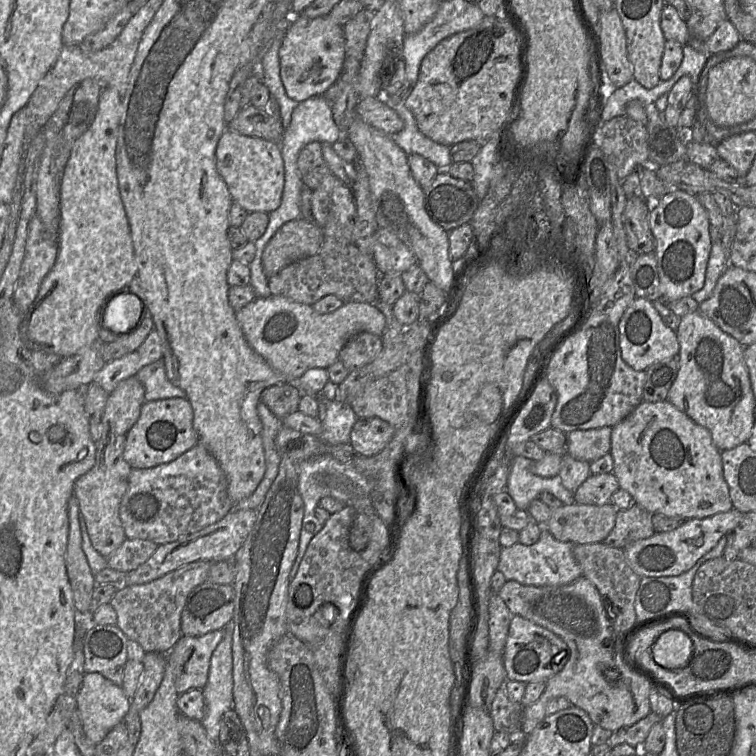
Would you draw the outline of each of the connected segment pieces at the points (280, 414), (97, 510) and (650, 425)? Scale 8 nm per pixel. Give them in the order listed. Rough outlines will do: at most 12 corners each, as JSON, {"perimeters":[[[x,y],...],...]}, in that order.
{"perimeters":[[[289,383],[264,389],[260,402],[280,420],[303,393]],[[136,375],[109,393],[94,466],[74,483],[92,546],[126,539],[119,507],[132,467],[123,452],[145,402]],[[667,400],[612,427],[618,510],[733,509],[710,431]]]}

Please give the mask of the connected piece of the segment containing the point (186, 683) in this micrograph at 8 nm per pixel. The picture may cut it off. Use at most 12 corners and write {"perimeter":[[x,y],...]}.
{"perimeter":[[219,629],[182,636],[167,653],[179,695],[203,689]]}

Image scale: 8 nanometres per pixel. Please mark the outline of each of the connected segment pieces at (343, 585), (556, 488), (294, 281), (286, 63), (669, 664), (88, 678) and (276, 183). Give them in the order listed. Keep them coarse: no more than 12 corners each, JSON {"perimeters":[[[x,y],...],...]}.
{"perimeters":[[[357,512],[330,514],[288,586],[287,633],[310,649],[358,604],[364,574],[386,550],[372,518],[362,551]],[[510,457],[507,491],[519,510],[548,492],[564,505],[574,493],[558,475],[531,472],[531,459]],[[324,236],[315,255],[269,278],[272,295],[375,303],[373,258]],[[292,16],[279,48],[287,95],[323,95],[345,60],[343,26]],[[681,630],[662,633],[652,647],[654,661],[684,668],[693,643]],[[97,672],[86,673],[77,710],[97,745],[129,711],[129,699]],[[227,128],[216,168],[248,213],[279,207],[278,143]]]}

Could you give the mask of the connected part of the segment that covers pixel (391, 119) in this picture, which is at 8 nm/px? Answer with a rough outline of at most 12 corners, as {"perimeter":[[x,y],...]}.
{"perimeter":[[383,97],[360,100],[355,112],[386,135],[404,127]]}

